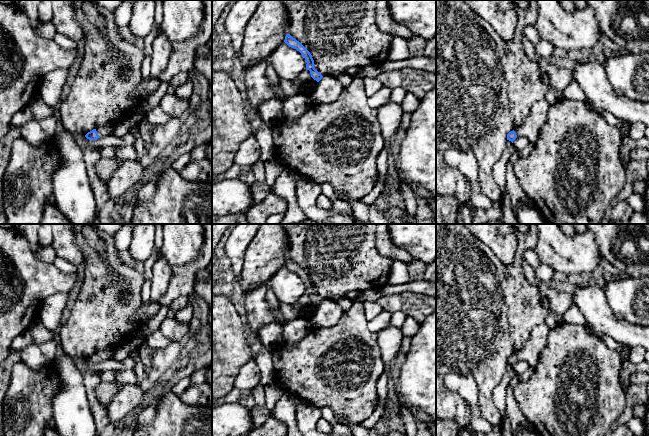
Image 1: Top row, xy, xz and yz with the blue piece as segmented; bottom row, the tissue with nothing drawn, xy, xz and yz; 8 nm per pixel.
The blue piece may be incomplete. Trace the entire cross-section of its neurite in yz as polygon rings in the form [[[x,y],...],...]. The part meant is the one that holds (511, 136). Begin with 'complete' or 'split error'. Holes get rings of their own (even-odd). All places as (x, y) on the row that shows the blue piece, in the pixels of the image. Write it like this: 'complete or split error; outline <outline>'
split error; outline [[[542,99],[535,102],[528,110],[528,115],[524,122],[507,134],[507,140],[513,141],[517,137],[526,137],[529,143],[537,141],[543,125],[546,123],[547,113],[550,104]]]

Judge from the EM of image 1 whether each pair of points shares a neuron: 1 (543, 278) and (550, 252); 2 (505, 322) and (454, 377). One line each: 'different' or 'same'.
1: different
2: different

